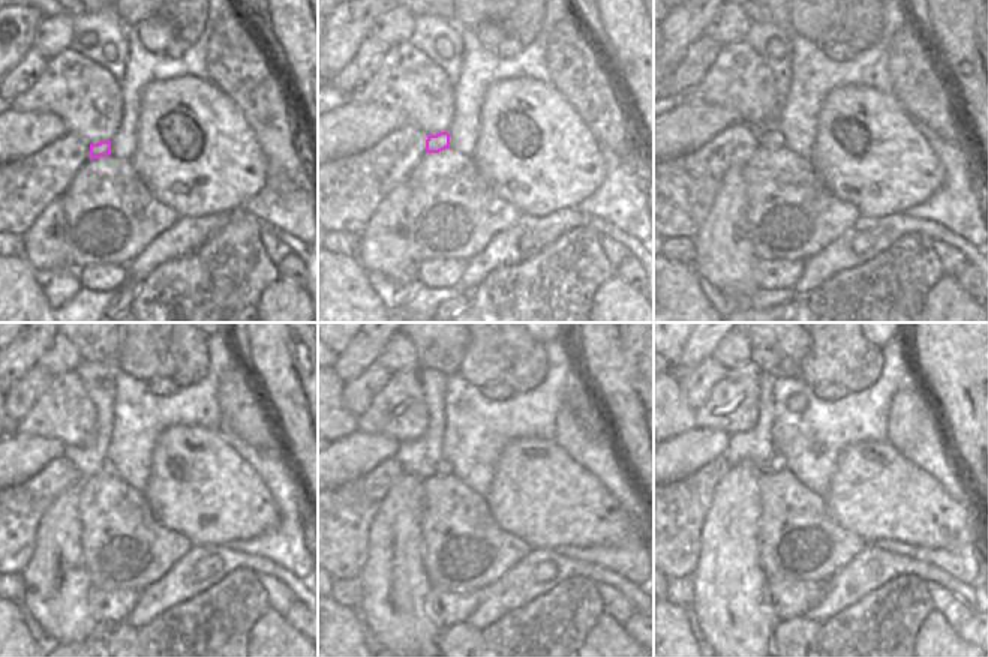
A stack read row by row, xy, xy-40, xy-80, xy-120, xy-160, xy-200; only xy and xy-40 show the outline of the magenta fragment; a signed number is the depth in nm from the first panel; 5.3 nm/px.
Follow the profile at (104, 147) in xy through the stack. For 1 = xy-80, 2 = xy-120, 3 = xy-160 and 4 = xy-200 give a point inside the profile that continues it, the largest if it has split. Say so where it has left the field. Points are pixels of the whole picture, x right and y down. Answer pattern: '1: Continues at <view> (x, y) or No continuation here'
1: Continues at xy-80 (771, 137)
2: Continues at xy-120 (107, 468)
3: Continues at xy-160 (444, 467)
4: Continues at xy-200 (777, 464)

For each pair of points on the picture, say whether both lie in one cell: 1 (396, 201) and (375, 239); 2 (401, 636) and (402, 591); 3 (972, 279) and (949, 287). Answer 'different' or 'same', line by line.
1: same
2: same
3: different

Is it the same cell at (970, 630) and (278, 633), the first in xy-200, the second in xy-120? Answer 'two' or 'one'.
two

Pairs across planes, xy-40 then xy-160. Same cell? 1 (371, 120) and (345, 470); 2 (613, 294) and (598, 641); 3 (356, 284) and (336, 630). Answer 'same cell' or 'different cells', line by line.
1: same cell
2: same cell
3: same cell

